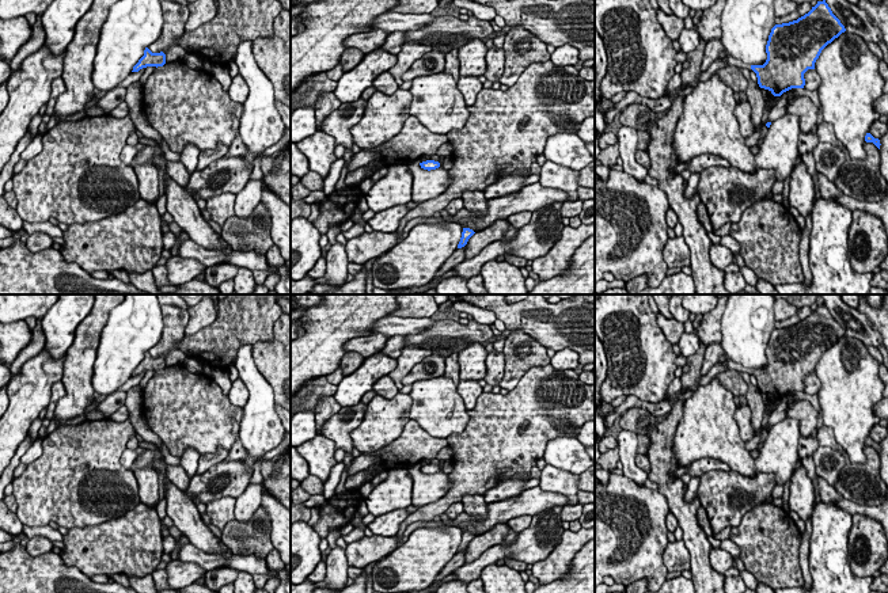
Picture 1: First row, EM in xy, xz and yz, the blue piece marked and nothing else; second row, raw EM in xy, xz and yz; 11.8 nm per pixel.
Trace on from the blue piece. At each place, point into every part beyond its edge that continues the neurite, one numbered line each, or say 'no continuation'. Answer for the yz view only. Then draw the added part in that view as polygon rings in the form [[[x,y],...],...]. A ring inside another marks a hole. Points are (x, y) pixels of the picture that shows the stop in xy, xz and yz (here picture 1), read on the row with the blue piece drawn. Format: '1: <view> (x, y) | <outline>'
1: yz (729, 60) | [[[732,56],[724,57],[724,58],[721,58],[721,60],[722,60],[724,62],[726,62],[728,65],[733,65],[733,66],[737,66],[737,68],[751,69],[751,65],[744,64],[741,60],[735,58],[735,57],[732,57]]]

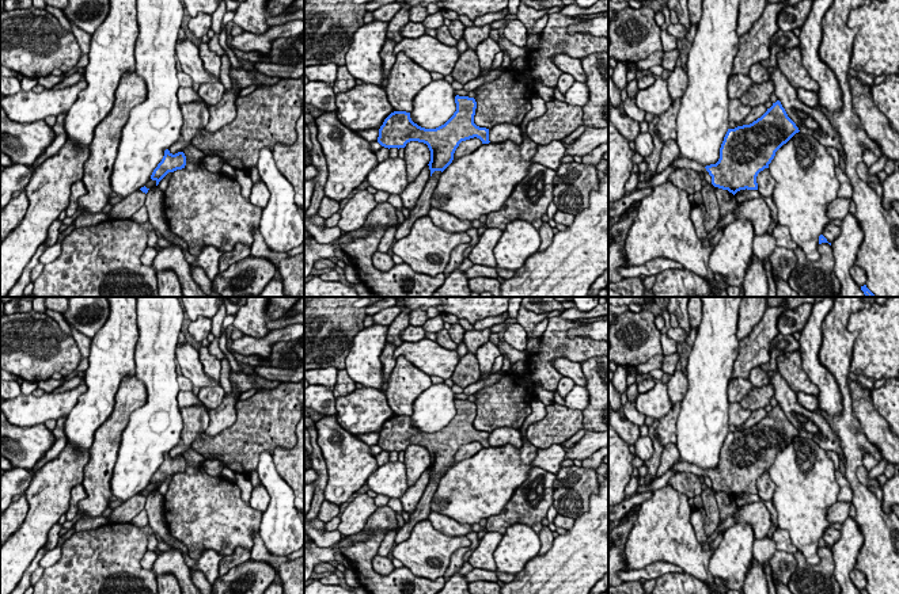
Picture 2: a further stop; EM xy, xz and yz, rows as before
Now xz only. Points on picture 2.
no continuation

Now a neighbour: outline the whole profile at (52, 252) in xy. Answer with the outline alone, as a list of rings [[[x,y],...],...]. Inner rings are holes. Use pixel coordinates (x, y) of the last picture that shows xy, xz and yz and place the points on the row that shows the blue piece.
[[[56,241],[53,245],[48,247],[46,251],[41,255],[39,263],[48,264],[56,260],[61,254],[61,243]]]

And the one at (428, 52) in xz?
[[[421,35],[407,37],[395,43],[392,53],[397,56],[403,52],[410,60],[428,72],[451,75],[460,53],[456,46],[441,43],[436,37]]]

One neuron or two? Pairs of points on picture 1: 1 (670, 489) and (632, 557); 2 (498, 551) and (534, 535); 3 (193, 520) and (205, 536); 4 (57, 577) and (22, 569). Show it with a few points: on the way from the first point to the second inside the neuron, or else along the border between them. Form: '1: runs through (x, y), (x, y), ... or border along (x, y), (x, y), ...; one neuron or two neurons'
1: border along (637, 485), (659, 491), (666, 498), (670, 510); two neurons
2: runs through (507, 551), (519, 550), (526, 543); one neuron
3: runs through (193, 524), (201, 532); one neuron
4: runs through (49, 577), (30, 577); one neuron

